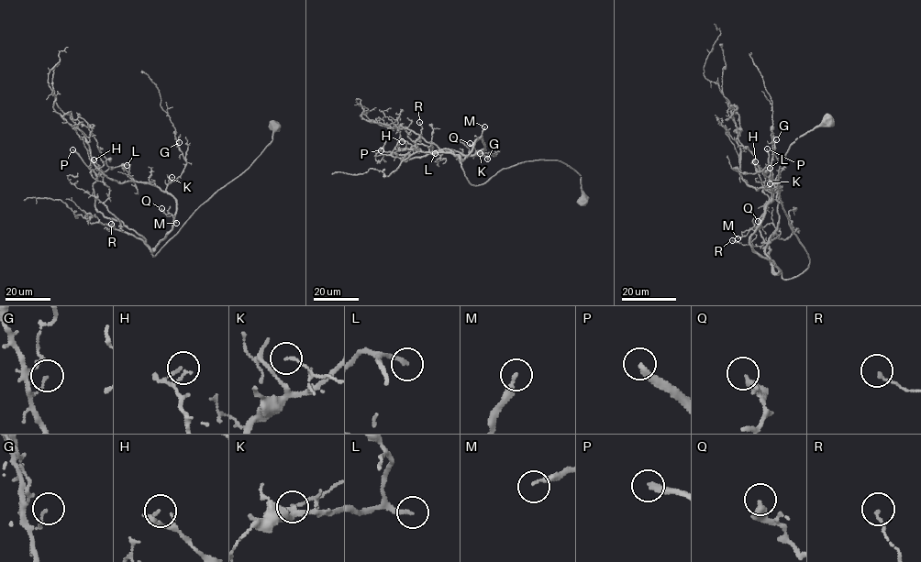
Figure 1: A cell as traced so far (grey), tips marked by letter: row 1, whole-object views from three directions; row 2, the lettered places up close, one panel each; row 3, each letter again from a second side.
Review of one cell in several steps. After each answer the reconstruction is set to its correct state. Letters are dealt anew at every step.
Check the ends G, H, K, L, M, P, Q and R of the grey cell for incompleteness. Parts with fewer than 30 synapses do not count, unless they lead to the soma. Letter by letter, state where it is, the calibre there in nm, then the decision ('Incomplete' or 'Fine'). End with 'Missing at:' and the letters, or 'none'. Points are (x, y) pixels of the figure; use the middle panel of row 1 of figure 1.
G: Place: (487, 159). Thickness 120 nm. Fine
H: Place: (402, 141). Thickness 160 nm. Fine
K: Place: (480, 153). Thickness 130 nm. Fine
L: Place: (435, 153). Thickness 220 nm. Incomplete
M: Place: (484, 126). Thickness 190 nm. Fine
P: Place: (381, 150). Thickness 240 nm. Incomplete
Q: Place: (470, 143). Thickness 360 nm. Fine
R: Place: (419, 122). Thickness 150 nm. Fine
Missing at: L, P

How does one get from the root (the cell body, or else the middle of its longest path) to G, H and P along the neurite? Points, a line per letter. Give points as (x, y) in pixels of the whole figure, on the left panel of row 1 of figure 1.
G: (273, 126), (272, 140), (256, 159), (153, 256), (176, 212), (166, 188), (186, 162), (179, 142)
H: (273, 126), (272, 140), (256, 159), (154, 256), (121, 229), (104, 203), (109, 189), (94, 159)
P: (273, 126), (272, 140), (256, 159), (204, 202), (154, 256), (143, 237), (97, 210), (96, 174), (72, 149)

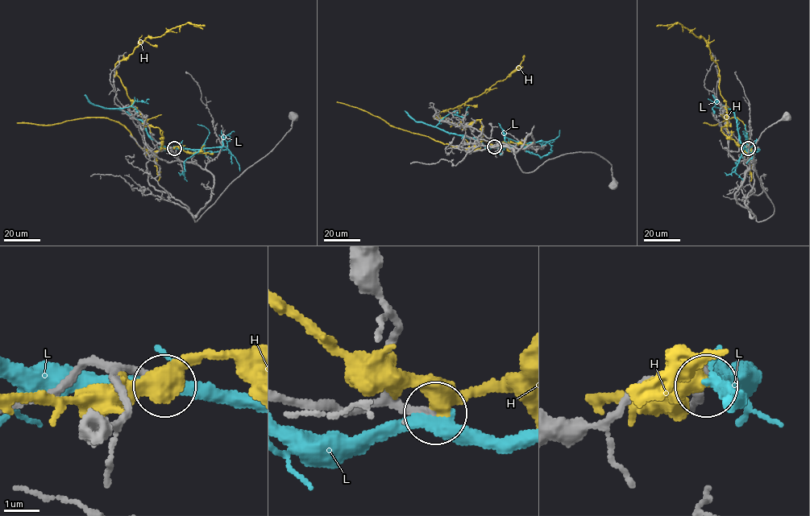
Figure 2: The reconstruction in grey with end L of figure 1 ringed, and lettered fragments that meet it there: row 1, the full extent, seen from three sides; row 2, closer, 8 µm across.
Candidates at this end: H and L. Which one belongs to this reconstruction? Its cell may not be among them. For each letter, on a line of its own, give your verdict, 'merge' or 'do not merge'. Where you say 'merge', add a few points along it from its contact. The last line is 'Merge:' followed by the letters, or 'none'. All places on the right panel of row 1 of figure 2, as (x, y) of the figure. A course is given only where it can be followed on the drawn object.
H: do not merge
L: do not merge
Merge: none

